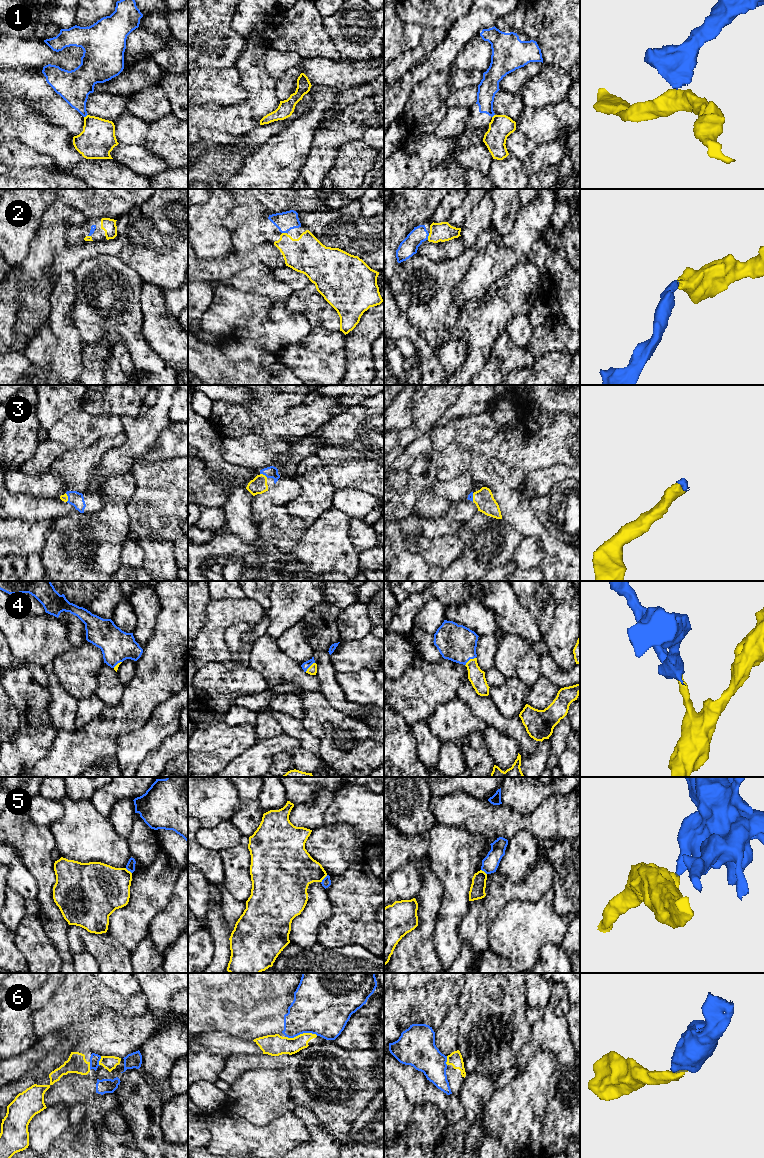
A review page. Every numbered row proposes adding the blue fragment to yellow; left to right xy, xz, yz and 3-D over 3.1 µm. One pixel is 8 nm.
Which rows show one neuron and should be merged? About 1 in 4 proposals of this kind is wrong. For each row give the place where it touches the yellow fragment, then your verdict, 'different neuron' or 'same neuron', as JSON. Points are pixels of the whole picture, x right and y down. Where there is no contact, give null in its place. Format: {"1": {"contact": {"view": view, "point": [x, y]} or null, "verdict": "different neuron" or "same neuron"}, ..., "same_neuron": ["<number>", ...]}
{"1": {"contact": {"view": "xy", "point": [86, 116]}, "verdict": "different neuron"}, "2": {"contact": {"view": "yz", "point": [428, 236]}, "verdict": "same neuron"}, "3": {"contact": {"view": "xz", "point": [264, 475]}, "verdict": "same neuron"}, "4": {"contact": {"view": "yz", "point": [469, 660]}, "verdict": "same neuron"}, "5": {"contact": {"view": "xz", "point": [323, 878]}, "verdict": "different neuron"}, "6": {"contact": {"view": "xz", "point": [301, 1034]}, "verdict": "same neuron"}, "same_neuron": ["2", "3", "4", "6"]}

